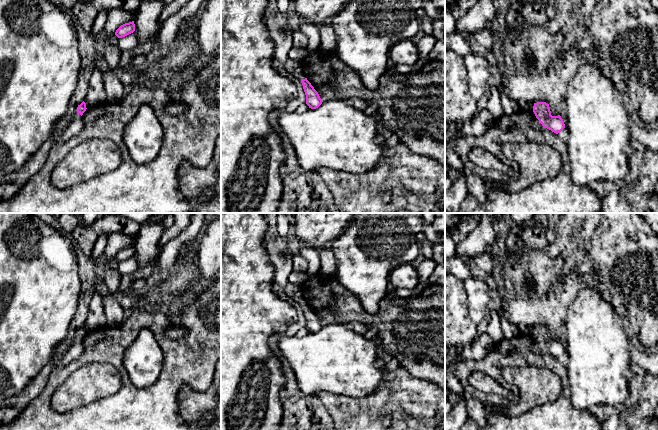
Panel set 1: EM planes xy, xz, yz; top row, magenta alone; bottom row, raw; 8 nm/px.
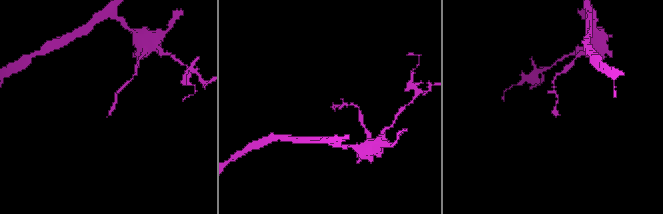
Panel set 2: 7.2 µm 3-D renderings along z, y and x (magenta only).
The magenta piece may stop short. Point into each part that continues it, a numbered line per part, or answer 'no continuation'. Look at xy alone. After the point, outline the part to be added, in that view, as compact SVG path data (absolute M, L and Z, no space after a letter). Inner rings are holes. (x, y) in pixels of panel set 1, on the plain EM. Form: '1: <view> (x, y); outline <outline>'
1: xy (76, 348); outline M76 334L75 339L67 349L65 354L60 358L59 362L57 363L57 366L58 367L68 366L73 360L78 358L83 351L84 351L84 347L83 347L82 340Z

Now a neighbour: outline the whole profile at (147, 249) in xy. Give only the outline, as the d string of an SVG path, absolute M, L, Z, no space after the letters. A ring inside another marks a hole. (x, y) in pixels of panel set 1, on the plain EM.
M164 213L159 222L145 222L141 225L134 243L134 256L140 268L148 266L151 262L160 257L163 247L159 246L159 242L165 230L162 221L170 214L173 213Z

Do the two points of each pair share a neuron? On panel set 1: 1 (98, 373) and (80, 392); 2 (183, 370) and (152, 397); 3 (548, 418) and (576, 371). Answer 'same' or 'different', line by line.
1: same
2: same
3: different

